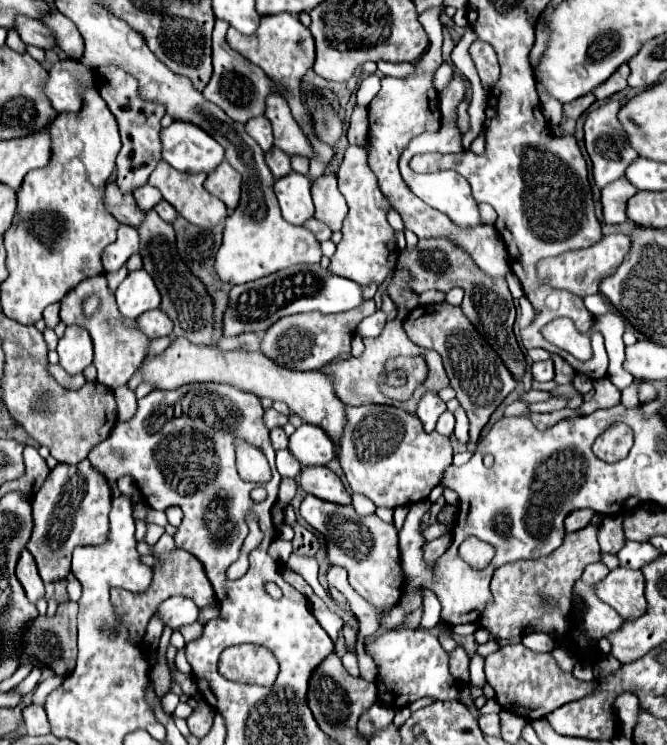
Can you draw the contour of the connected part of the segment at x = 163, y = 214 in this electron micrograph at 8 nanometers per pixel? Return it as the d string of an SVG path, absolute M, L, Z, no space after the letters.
M161 201L155 205L155 211L159 213L159 217L167 223L173 223L173 219L177 219L177 211L167 203L167 201Z

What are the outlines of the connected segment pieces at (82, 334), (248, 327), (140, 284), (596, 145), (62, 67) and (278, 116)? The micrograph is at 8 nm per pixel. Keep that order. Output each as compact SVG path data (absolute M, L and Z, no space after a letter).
M81 325L67 327L65 335L59 339L57 353L61 367L69 375L81 373L93 363L93 341L89 339L89 331L85 331Z
M295 265L283 271L277 271L265 279L253 283L235 285L229 293L229 309L225 311L225 335L239 335L245 331L265 331L277 319L285 315L295 315L303 311L321 311L321 313L341 313L357 309L365 301L363 287L351 279L333 275L329 269L317 265Z
M145 269L131 271L117 287L115 295L119 311L131 319L137 319L141 313L157 309L161 305L159 289Z
M611 99L611 101L603 103L601 107L589 111L587 121L585 121L585 147L593 161L593 179L595 179L597 187L605 187L607 183L613 183L615 179L623 177L625 169L639 157L637 151L627 141L621 121L617 119L617 113L621 107L623 107L623 101Z
M63 59L49 69L45 95L57 113L79 113L83 107L83 93L95 87L93 75L83 63Z
M271 93L265 103L267 103L265 115L273 123L275 145L279 149L283 149L285 153L289 153L289 155L307 155L307 157L313 157L313 147L311 147L309 139L303 135L303 131L297 125L297 121L293 119L287 101L281 99L281 95Z

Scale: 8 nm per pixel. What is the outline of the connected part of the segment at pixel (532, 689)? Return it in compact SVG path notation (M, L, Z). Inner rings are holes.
M507 643L485 657L487 683L495 689L495 699L505 711L515 711L529 721L543 719L557 707L583 699L597 689L597 681L581 681L561 671L549 653L535 653L523 643Z

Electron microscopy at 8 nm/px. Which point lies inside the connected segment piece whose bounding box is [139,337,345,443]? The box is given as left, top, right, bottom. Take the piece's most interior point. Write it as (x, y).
(309, 394)

